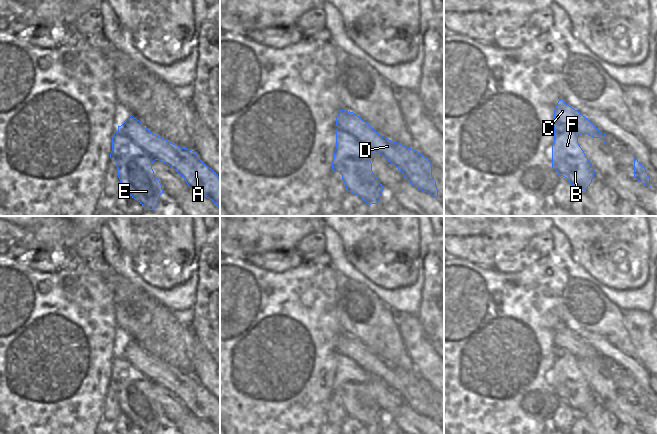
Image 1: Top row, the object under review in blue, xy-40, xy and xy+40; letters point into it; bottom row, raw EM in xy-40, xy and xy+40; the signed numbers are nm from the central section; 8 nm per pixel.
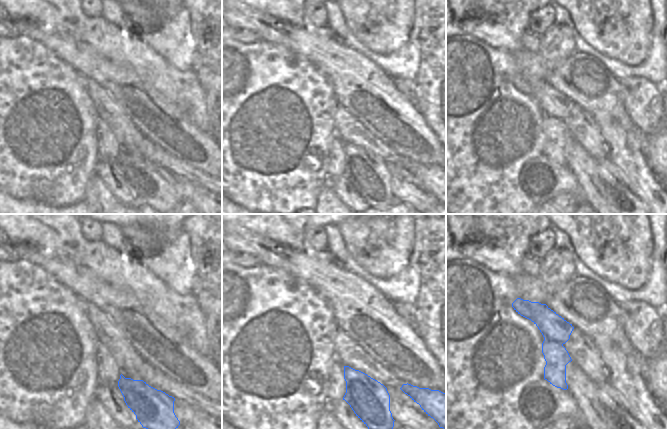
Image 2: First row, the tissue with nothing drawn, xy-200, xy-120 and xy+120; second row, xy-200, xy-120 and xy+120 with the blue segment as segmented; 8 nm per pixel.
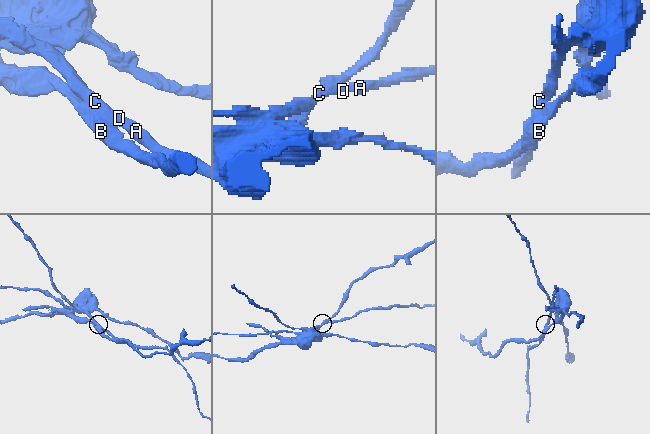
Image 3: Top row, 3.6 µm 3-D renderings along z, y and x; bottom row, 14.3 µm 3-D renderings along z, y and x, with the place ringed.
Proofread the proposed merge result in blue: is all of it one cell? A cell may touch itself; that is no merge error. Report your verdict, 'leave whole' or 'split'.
split

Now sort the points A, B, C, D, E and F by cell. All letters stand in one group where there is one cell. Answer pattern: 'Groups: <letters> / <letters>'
Groups: A C D / B E F.

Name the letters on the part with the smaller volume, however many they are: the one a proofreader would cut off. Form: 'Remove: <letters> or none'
Remove: A, C, D.

